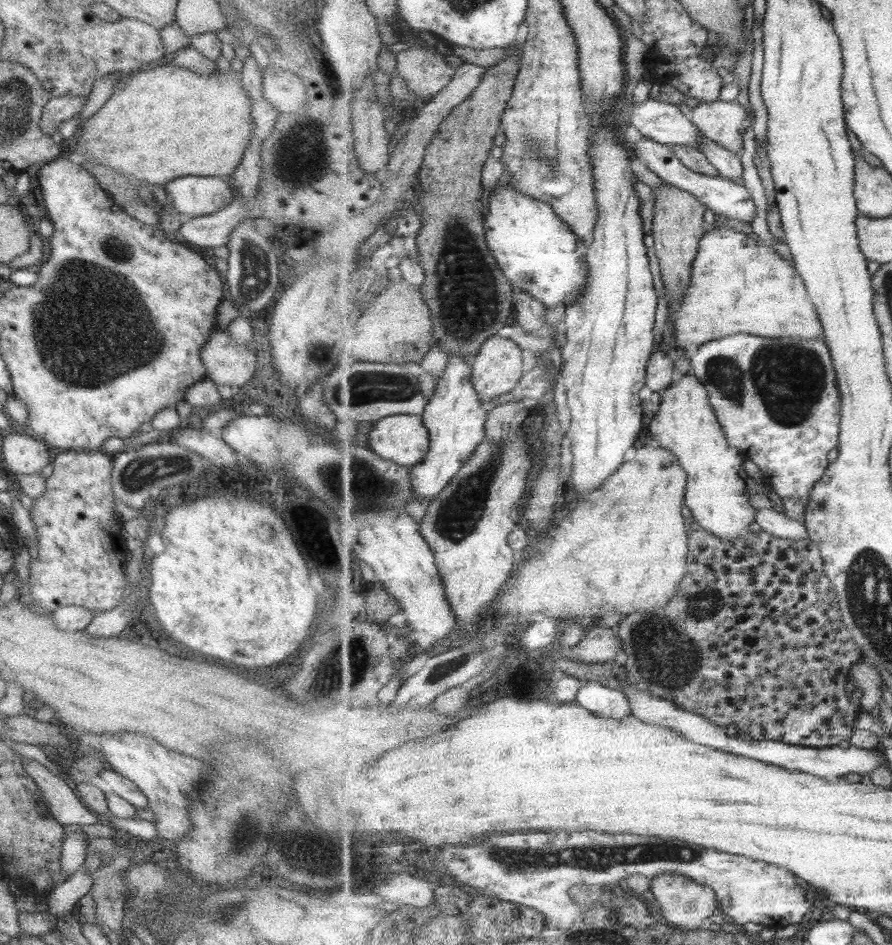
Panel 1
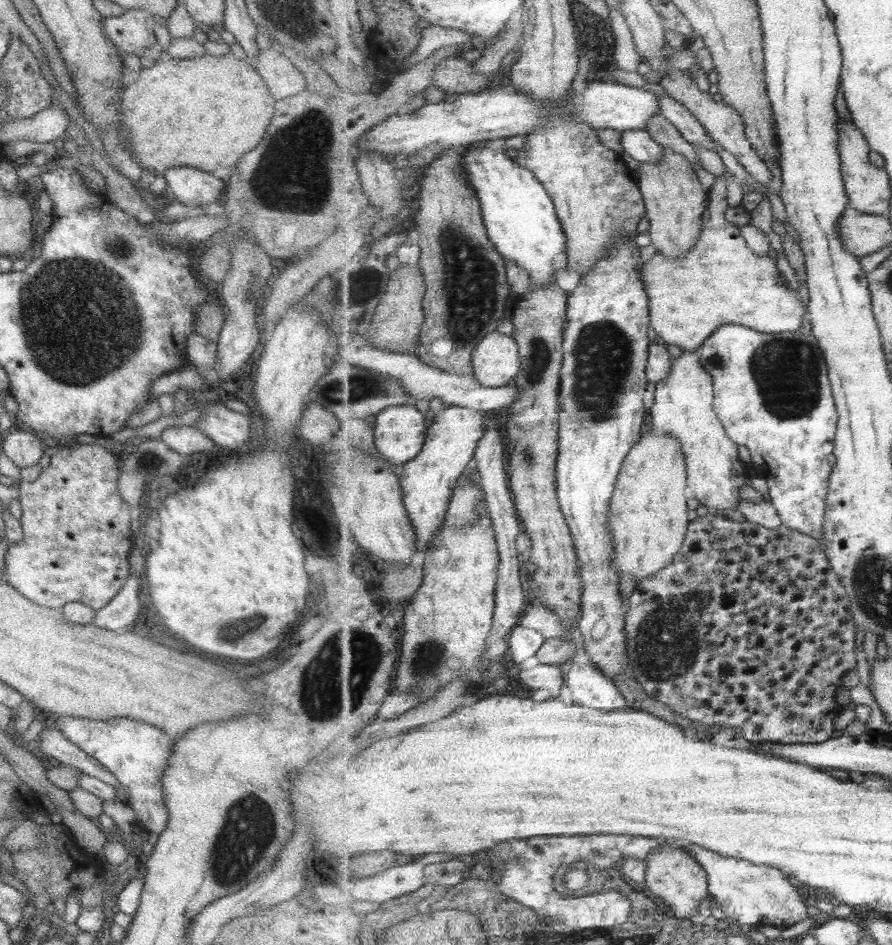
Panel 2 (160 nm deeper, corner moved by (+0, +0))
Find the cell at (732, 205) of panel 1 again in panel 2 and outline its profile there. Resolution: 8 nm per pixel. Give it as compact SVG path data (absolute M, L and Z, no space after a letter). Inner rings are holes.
M645 129L622 131L622 148L639 163L660 163L664 157L664 147Z

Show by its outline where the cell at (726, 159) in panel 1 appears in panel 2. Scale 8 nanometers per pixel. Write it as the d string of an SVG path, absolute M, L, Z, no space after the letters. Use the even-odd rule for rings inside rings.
M671 95L659 97L658 101L660 113L681 131L687 142L704 146L716 153L715 144L709 138L707 129L682 102L676 101Z

